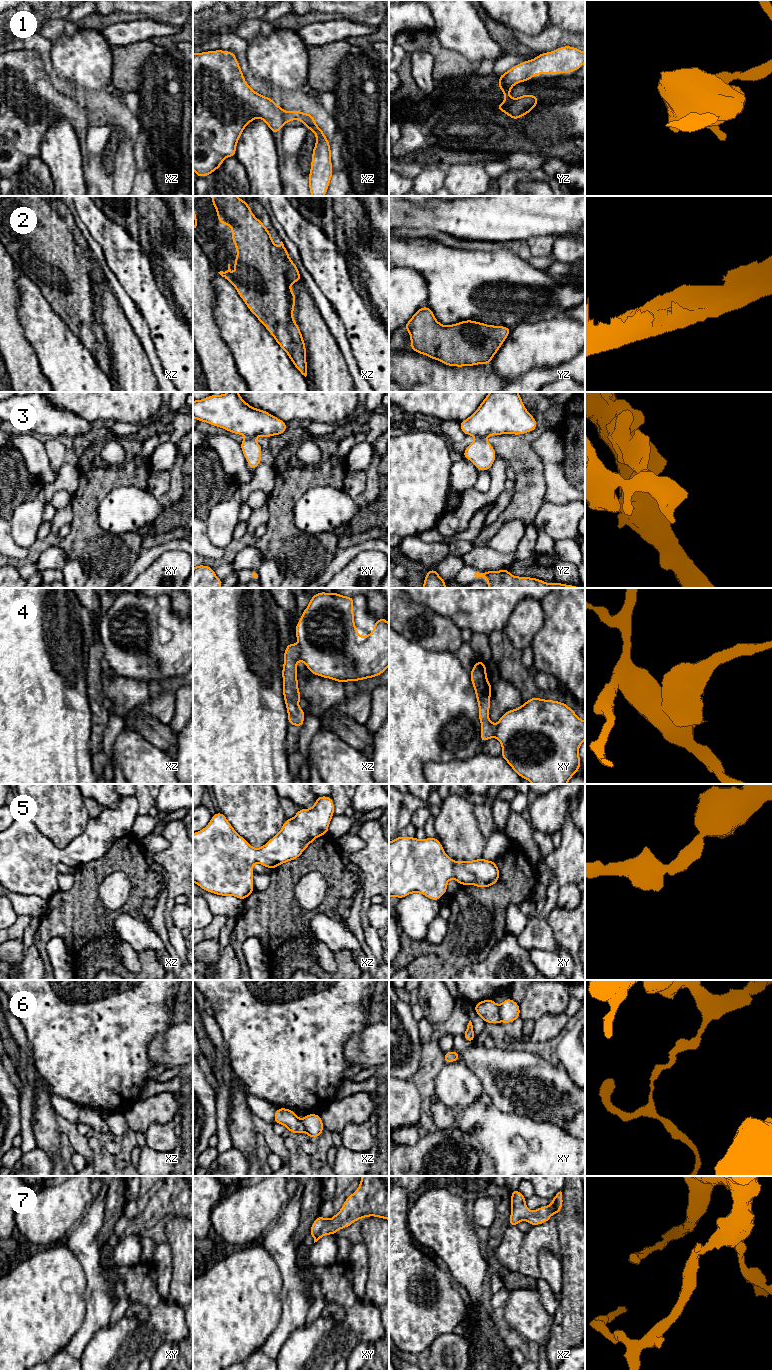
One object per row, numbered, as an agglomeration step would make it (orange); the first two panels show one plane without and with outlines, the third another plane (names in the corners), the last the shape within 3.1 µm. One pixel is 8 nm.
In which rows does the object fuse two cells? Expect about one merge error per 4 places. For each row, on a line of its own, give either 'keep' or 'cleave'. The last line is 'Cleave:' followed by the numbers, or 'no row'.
1: keep
2: keep
3: cleave
4: cleave
5: keep
6: cleave
7: keep
Cleave: 3, 4, 6

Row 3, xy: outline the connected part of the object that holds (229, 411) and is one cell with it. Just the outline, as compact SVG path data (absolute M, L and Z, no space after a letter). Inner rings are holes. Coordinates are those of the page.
M238 392L193 401L193 418L247 438L282 435L287 423L246 403Z

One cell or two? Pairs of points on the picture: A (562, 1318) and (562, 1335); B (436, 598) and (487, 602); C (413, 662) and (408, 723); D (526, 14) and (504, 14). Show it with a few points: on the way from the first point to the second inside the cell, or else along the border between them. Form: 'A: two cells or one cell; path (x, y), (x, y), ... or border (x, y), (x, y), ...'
A: one cell; path (562, 1322), (562, 1331)
B: one cell; path (449, 598), (474, 598)
C: one cell; path (406, 677), (406, 708)
D: one cell; path (521, 14), (509, 14)

